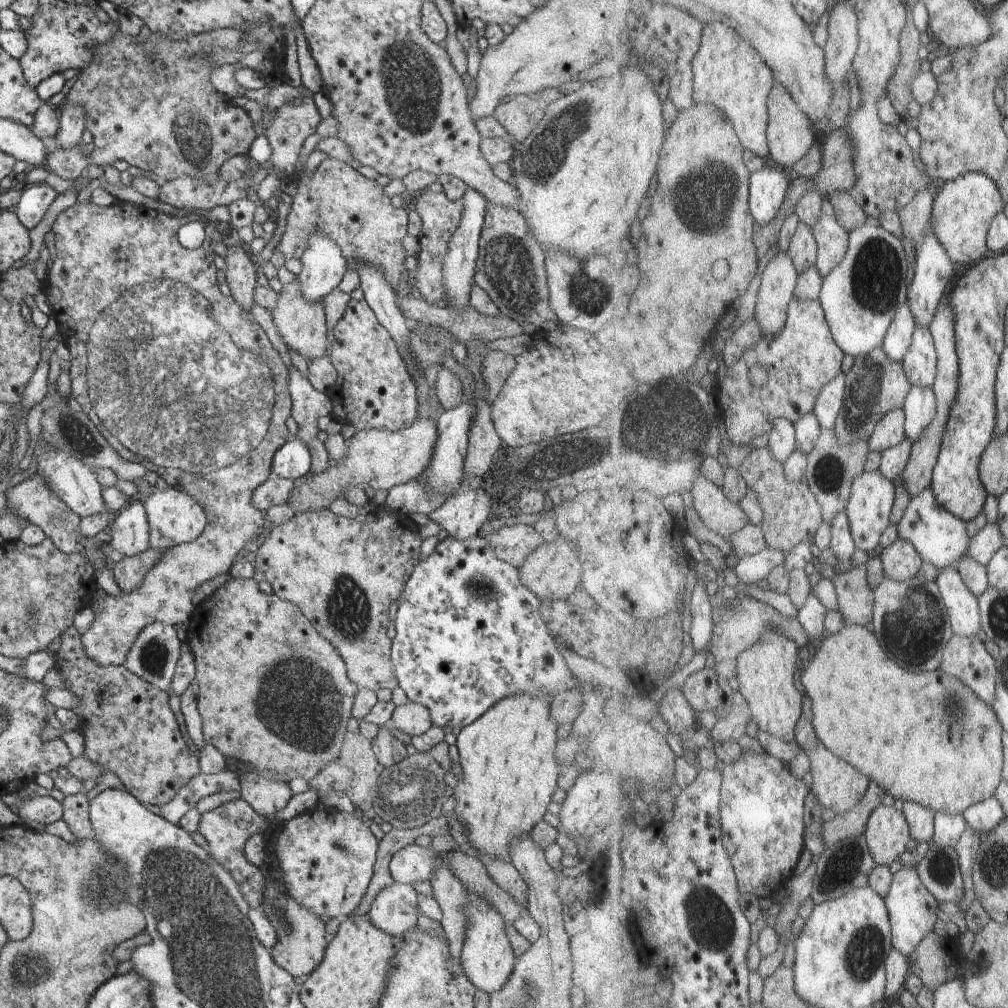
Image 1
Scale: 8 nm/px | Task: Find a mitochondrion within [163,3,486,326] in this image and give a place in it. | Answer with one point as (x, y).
(411, 82)

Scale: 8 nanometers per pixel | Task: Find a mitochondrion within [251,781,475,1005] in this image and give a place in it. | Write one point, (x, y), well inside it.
(279, 904)

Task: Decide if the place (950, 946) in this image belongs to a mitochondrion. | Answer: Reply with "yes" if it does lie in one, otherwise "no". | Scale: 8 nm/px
no

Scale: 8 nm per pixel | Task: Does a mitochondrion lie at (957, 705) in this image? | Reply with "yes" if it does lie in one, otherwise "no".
yes

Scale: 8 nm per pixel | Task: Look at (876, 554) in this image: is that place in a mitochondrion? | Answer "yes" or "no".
no

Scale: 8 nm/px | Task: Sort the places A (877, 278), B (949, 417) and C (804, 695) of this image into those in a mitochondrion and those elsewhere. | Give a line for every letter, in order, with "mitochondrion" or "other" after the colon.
A: mitochondrion
B: other
C: other

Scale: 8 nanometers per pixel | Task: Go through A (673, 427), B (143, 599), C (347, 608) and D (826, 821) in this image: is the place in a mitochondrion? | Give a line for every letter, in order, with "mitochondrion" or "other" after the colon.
A: mitochondrion
B: other
C: mitochondrion
D: other

